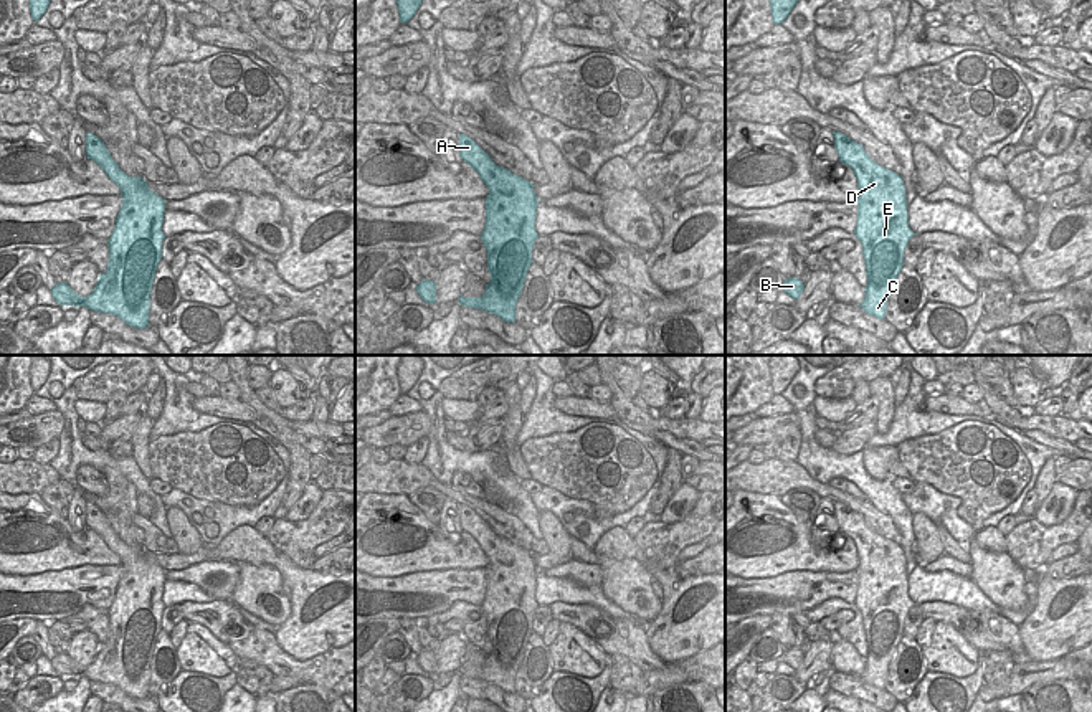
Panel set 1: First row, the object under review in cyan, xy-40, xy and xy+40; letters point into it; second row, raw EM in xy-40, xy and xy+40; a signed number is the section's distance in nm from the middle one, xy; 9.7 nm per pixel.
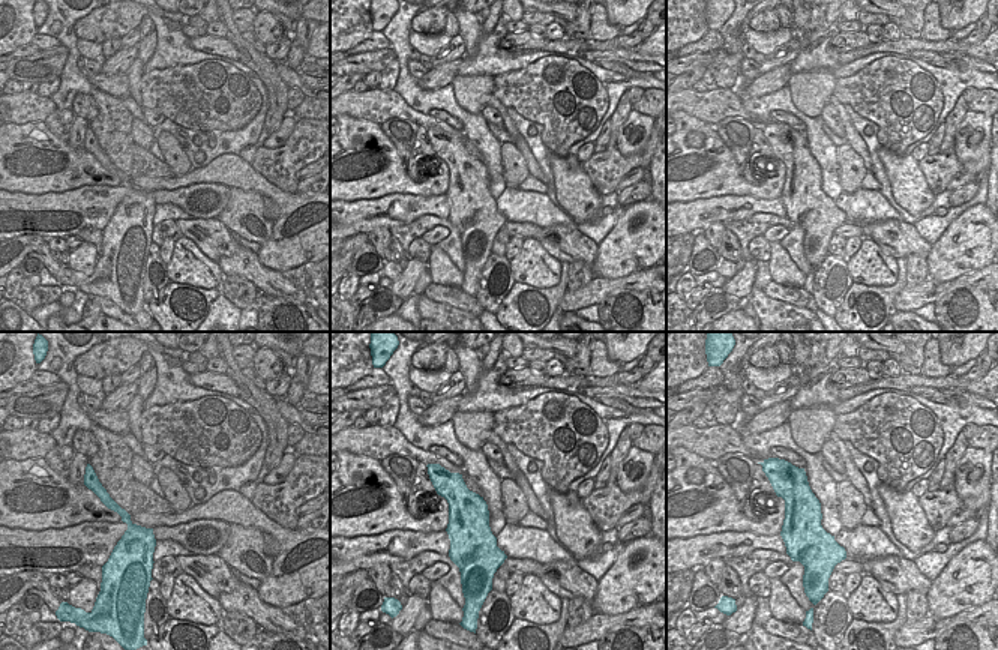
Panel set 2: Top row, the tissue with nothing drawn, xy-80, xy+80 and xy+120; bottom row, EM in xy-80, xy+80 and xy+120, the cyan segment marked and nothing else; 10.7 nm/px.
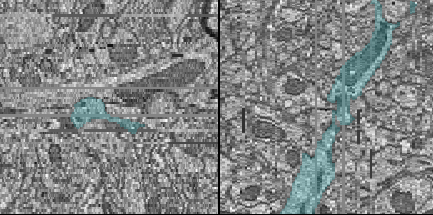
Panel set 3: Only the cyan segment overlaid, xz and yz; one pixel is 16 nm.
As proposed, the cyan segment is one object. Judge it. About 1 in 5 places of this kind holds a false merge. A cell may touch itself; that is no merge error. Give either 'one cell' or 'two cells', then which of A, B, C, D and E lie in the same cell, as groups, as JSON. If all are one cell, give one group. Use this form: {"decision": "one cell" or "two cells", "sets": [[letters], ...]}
{"decision": "one cell", "sets": [["A", "B", "C", "D", "E"]]}

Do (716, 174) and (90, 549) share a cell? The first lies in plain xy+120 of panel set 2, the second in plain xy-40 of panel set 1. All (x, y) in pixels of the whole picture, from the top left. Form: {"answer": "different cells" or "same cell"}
{"answer": "same cell"}

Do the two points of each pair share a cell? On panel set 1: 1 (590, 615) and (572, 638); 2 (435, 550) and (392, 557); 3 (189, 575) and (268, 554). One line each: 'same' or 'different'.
1: different
2: same
3: different

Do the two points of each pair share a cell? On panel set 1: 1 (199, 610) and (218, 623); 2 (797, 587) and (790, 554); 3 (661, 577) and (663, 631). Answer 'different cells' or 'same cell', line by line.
1: same cell
2: different cells
3: same cell

